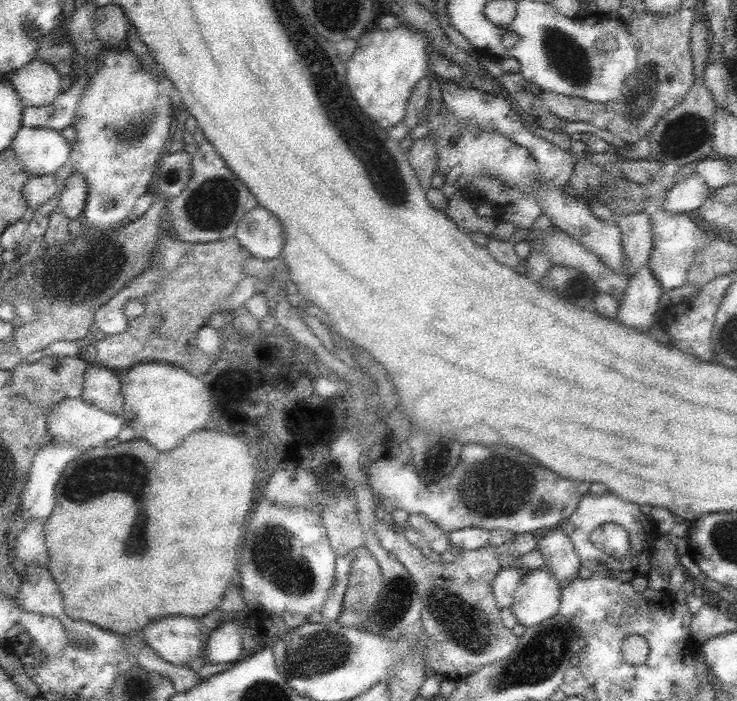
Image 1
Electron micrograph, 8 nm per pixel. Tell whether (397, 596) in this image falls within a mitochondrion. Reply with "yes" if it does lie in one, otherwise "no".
yes

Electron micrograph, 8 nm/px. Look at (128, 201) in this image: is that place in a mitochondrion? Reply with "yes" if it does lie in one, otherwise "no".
no

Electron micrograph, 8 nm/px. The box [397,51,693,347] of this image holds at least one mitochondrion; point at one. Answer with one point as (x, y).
(646, 87)

